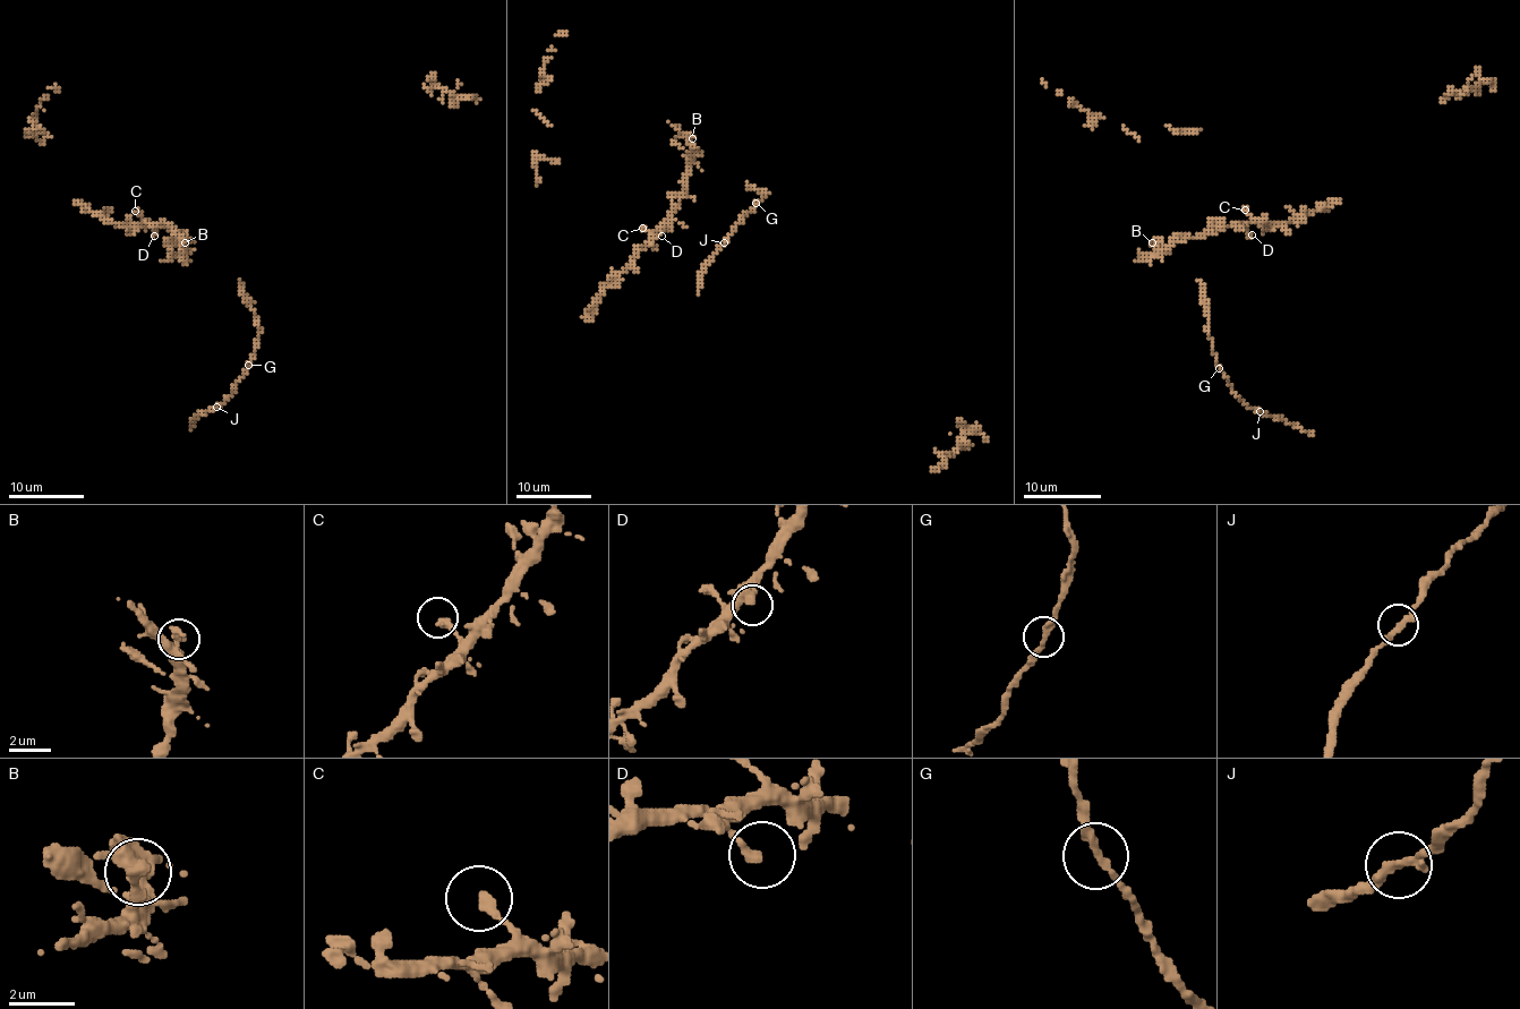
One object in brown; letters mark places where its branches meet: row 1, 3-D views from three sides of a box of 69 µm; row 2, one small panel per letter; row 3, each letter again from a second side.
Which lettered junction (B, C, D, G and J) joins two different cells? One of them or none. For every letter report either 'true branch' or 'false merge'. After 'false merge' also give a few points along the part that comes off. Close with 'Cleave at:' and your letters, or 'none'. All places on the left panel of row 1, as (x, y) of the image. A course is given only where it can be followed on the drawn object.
B: true branch
C: true branch
D: true branch
G: true branch
J: true branch
Cleave at: none

